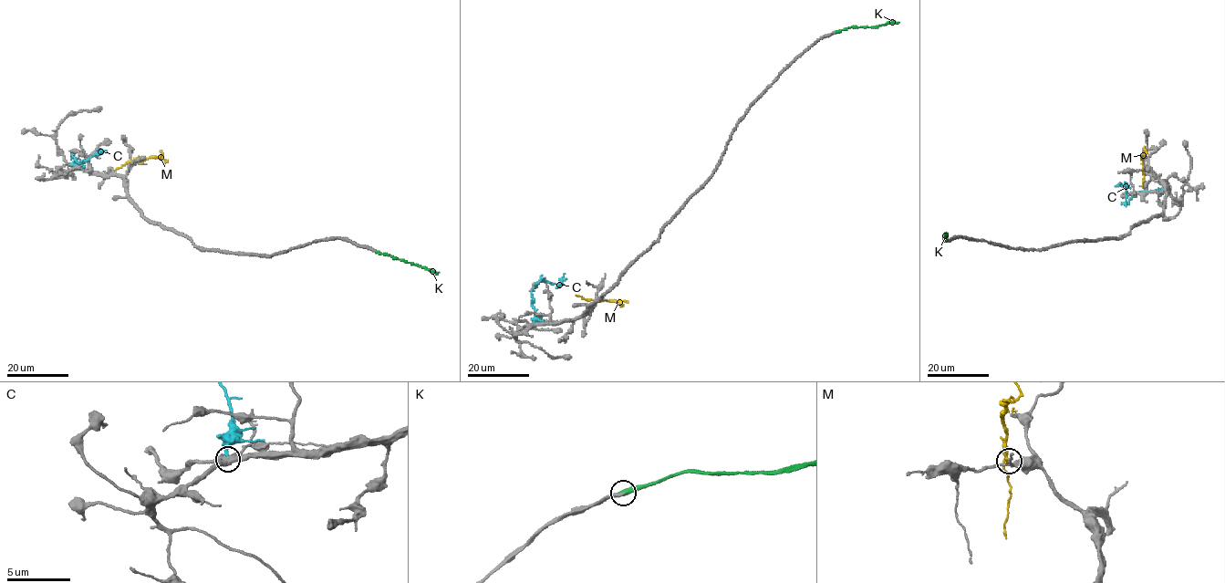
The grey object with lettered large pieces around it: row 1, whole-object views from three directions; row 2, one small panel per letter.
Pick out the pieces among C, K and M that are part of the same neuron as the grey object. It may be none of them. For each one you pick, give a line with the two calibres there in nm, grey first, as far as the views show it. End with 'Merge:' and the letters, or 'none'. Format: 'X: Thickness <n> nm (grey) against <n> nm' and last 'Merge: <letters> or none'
K: Thickness 320 nm (grey) against 500 nm
Merge: K

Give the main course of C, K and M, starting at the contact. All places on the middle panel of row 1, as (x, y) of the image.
C: (534, 325), (531, 292), (535, 284), (543, 280), (557, 283), (565, 273)
K: (836, 32), (853, 26), (897, 23)
M: (600, 299), (596, 301), (576, 295)

